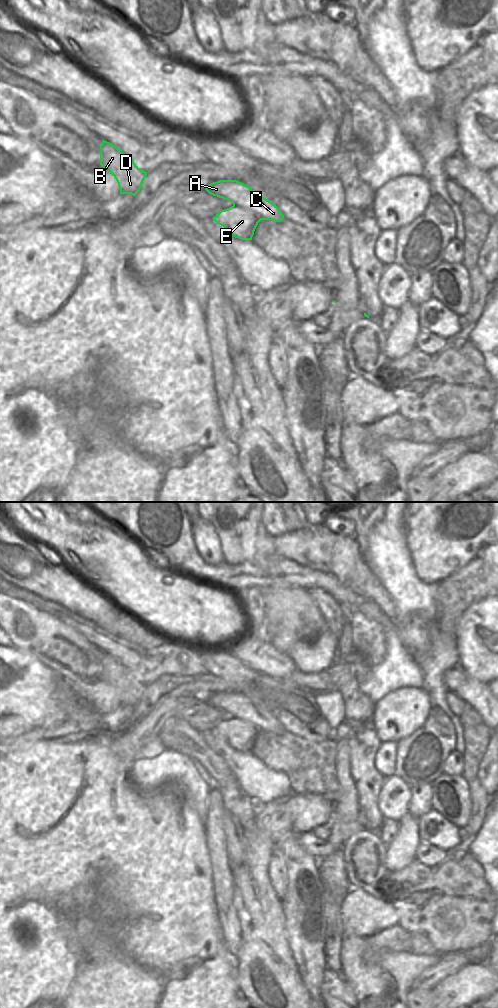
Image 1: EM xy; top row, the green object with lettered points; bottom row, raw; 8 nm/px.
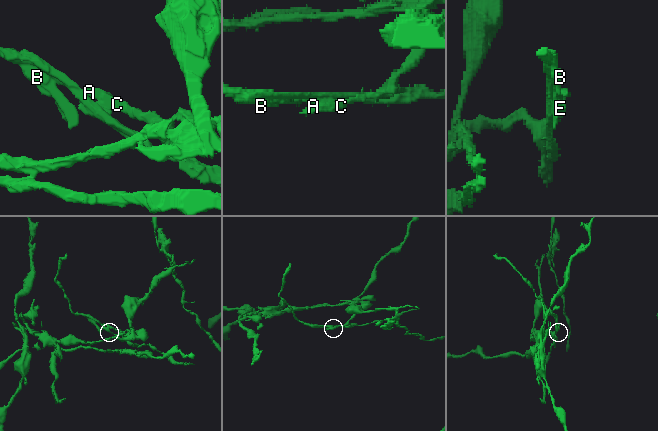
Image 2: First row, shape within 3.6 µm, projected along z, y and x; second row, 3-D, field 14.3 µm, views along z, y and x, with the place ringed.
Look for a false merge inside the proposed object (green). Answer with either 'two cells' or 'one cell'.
two cells

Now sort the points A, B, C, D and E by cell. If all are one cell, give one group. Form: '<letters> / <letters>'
A C / B D E

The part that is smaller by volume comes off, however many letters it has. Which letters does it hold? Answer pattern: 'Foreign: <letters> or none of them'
Foreign: B, D, E

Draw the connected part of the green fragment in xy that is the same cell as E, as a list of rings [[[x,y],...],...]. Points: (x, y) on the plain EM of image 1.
[[[234,717],[221,722],[212,731],[229,746],[241,752],[252,752],[254,743],[262,732],[251,722]]]

